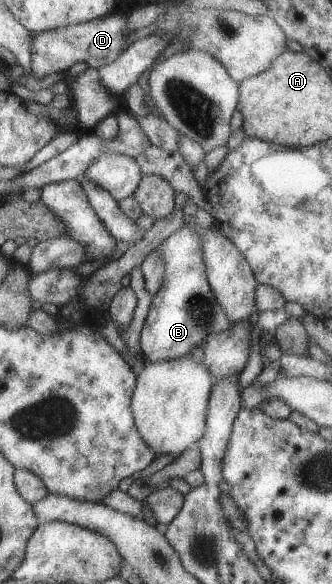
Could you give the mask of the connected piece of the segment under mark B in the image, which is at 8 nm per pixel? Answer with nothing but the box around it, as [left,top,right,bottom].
[140,225,232,364]

